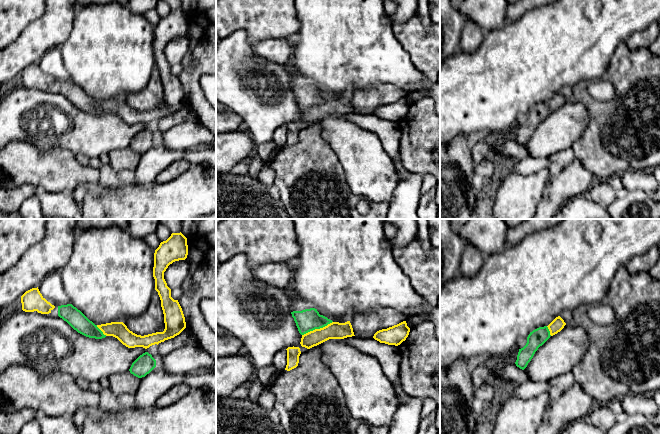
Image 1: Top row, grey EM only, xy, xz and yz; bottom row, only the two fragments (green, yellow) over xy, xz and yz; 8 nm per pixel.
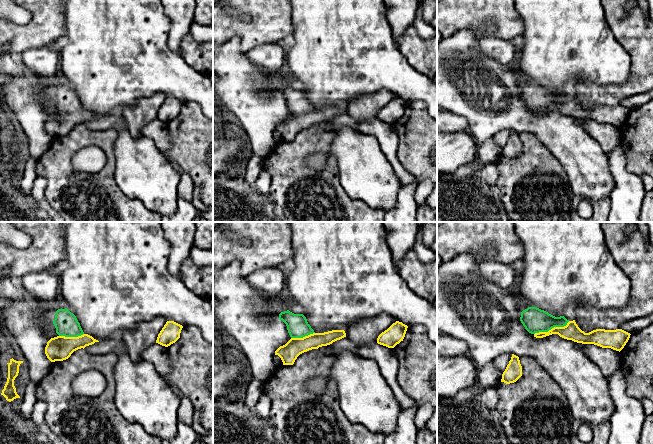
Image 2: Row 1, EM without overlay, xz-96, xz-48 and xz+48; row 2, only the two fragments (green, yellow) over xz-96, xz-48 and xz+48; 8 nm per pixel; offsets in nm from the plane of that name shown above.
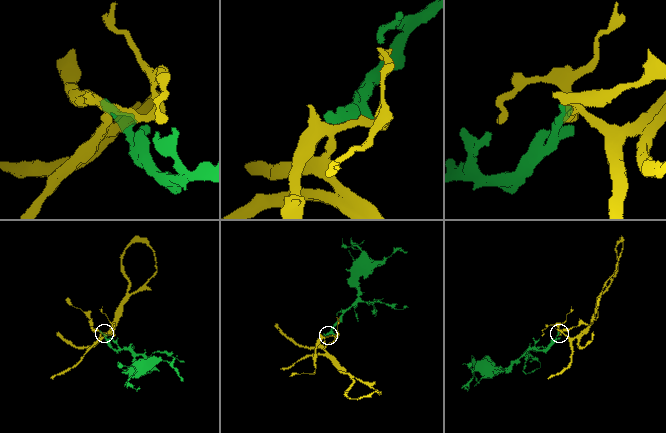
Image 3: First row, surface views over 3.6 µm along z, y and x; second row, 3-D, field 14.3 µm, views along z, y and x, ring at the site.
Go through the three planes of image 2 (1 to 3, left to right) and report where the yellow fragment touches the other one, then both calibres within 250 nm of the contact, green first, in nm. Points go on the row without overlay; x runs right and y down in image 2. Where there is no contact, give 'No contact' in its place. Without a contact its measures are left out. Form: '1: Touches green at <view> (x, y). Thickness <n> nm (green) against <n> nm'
1: Touches green at xz-96 (71, 112). Thickness 190 nm (green) against 200 nm
2: Touches green at xz-48 (302, 113). Thickness 170 nm (green) against 150 nm
3: Touches green at xz+48 (551, 104). Thickness 200 nm (green) against 140 nm

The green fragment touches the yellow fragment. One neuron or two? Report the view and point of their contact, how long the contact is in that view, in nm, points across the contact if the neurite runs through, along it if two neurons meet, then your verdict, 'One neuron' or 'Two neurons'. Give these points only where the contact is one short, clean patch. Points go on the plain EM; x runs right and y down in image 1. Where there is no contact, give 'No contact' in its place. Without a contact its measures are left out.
Touches green at xz (317, 104). Shared border 280 nm. One neuron

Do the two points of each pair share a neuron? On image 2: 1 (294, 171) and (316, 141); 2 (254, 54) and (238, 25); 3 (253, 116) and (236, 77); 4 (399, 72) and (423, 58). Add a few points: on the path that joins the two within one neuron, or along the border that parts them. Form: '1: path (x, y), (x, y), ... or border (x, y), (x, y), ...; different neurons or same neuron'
1: path (294, 163), (308, 147); same neuron
2: border (274, 43), (263, 43), (245, 52); different neurons
3: path (253, 106), (253, 102), (241, 87); same neuron
4: border (397, 48), (415, 69), (426, 76); different neurons

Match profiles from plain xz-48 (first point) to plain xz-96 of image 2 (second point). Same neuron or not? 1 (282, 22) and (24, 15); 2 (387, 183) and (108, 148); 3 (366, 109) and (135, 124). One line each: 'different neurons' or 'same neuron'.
1: different neurons
2: different neurons
3: same neuron

